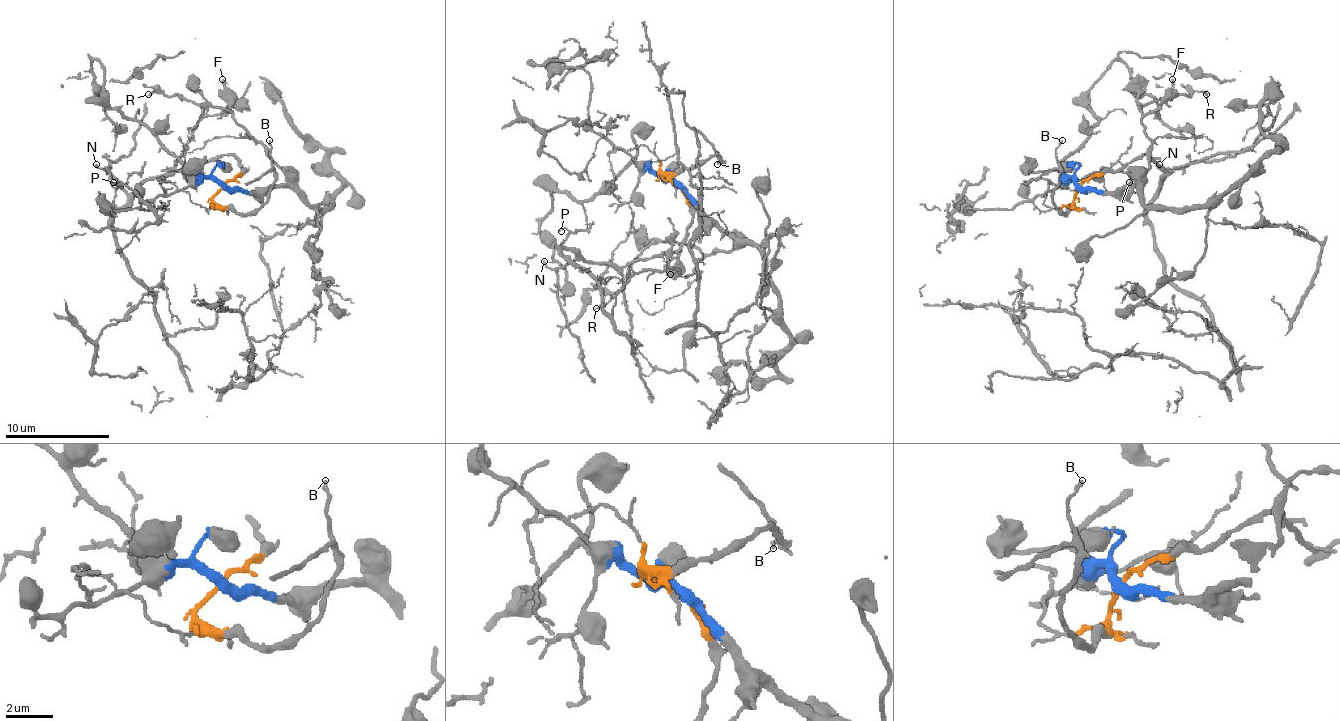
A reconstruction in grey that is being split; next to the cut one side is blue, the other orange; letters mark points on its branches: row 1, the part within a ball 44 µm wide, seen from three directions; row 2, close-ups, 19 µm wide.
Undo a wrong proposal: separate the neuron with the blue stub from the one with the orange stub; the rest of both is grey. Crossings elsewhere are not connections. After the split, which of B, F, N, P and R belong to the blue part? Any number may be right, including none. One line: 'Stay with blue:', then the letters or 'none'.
Stay with blue: F, R

